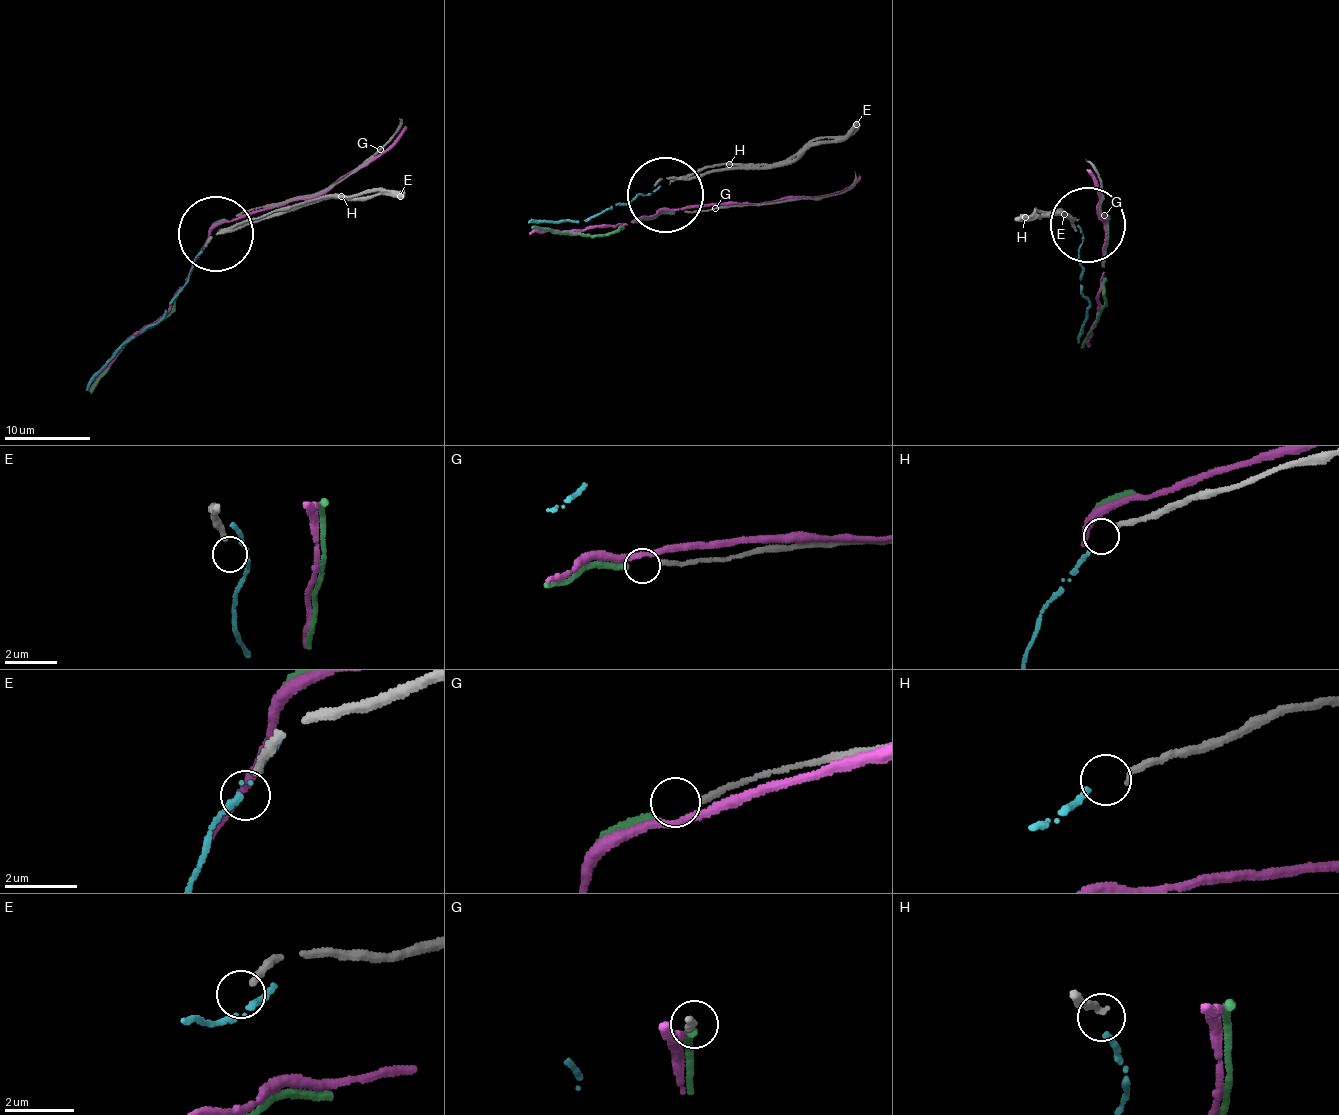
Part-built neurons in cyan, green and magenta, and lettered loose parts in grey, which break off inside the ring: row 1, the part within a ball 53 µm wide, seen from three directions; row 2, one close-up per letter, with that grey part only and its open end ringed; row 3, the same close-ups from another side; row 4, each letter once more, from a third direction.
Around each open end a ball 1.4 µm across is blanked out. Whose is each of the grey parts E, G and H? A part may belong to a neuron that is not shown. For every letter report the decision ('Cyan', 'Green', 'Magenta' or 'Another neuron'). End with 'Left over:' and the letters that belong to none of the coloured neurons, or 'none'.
E: Another neuron
G: Green
H: Cyan
Left over: E

